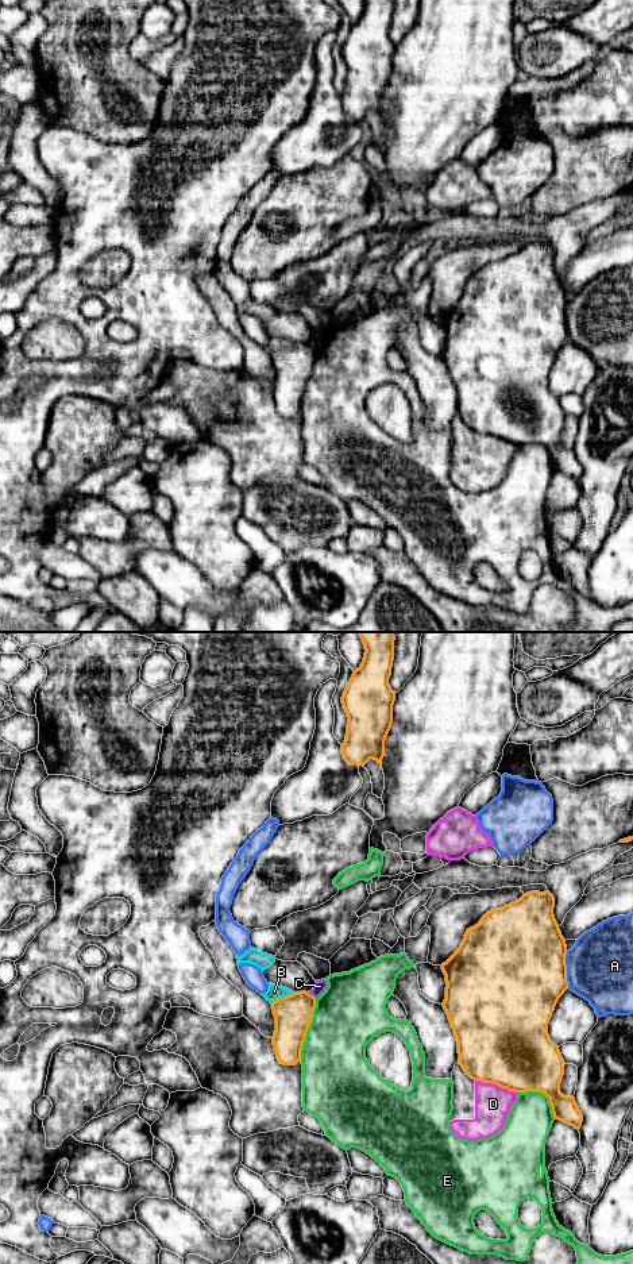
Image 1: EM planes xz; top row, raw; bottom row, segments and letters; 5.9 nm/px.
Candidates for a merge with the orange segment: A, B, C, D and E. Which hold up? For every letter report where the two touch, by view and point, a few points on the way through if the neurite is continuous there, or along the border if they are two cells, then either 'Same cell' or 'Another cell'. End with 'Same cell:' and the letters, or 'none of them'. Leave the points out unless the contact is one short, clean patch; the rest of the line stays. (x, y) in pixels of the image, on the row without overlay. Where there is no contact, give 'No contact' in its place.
A: Touches orange at xz (566, 322). Another cell
B: Touches orange at xz (284, 349). Boundary: xz (294, 345), (270, 354). Another cell
C: Touches orange at xz (312, 347). Boundary: xz (308, 343), (316, 350). Another cell
D: Touches orange at xz (496, 435). Another cell
E: Touches orange at xz (307, 382). Another cell
Same cell: none of them

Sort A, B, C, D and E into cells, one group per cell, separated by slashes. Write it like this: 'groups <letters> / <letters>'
groups A / B C / D / E

